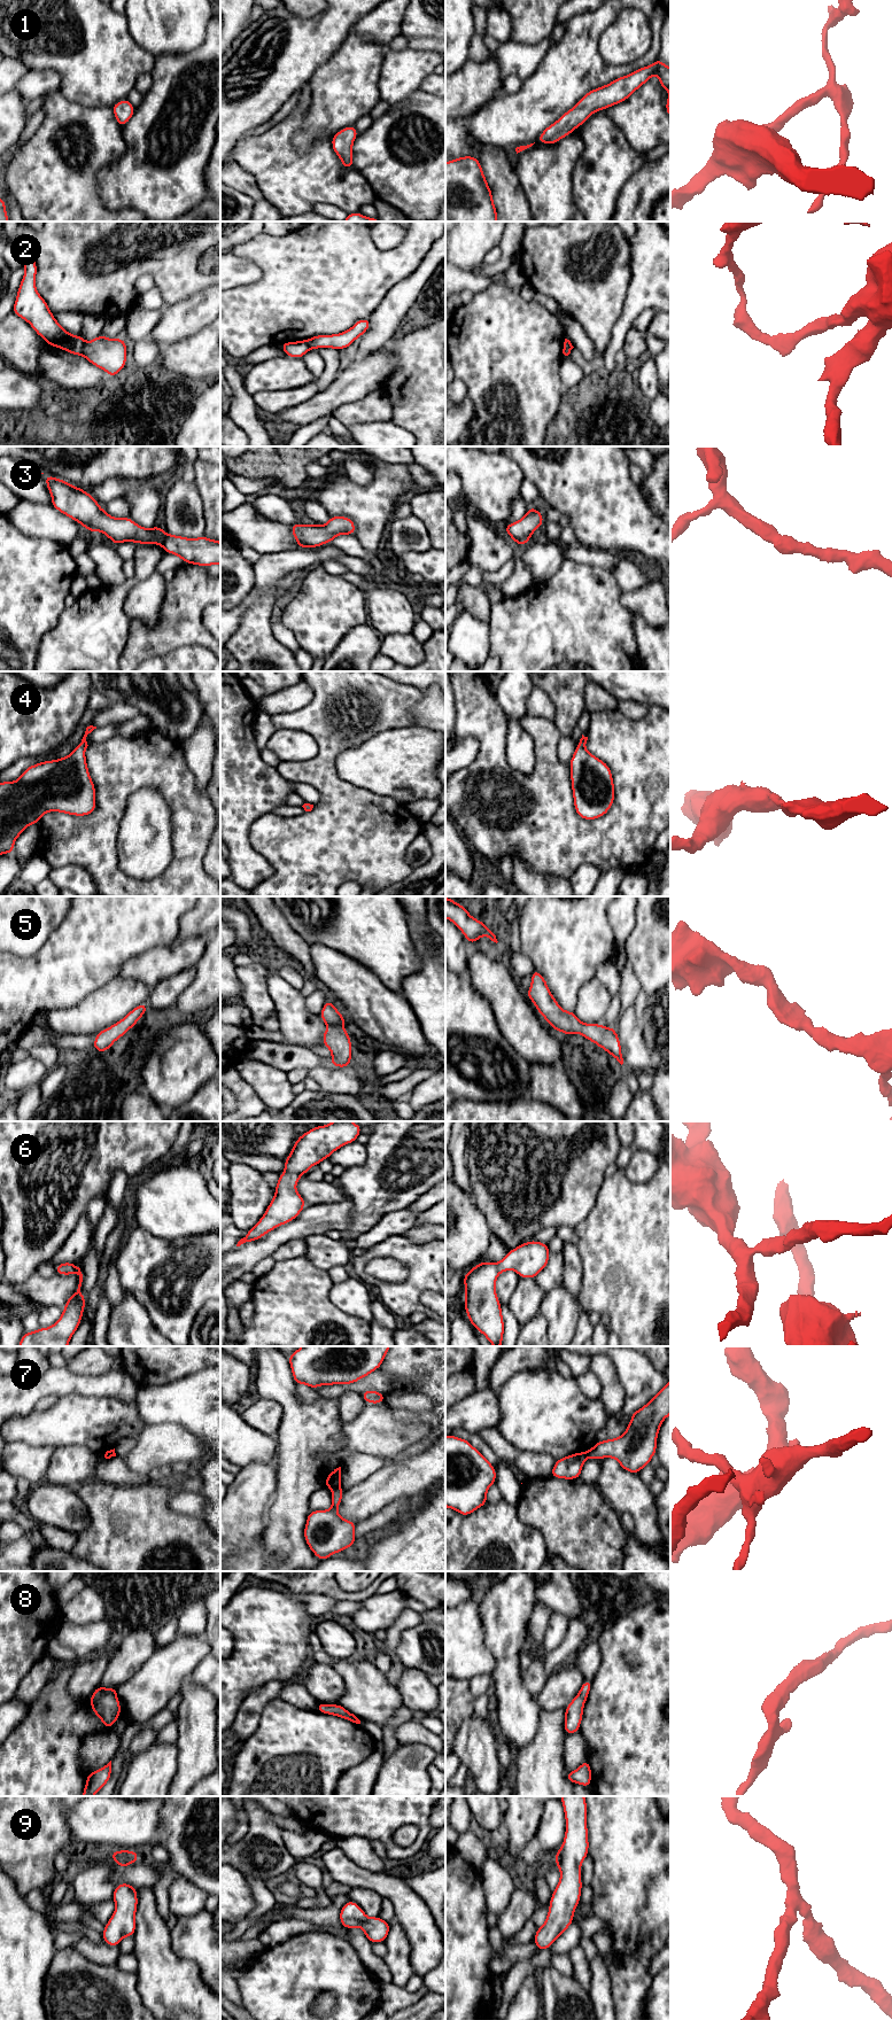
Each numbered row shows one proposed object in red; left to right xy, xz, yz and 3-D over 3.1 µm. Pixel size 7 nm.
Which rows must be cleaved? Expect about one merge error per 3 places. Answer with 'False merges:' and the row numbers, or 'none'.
False merges: 2, 7

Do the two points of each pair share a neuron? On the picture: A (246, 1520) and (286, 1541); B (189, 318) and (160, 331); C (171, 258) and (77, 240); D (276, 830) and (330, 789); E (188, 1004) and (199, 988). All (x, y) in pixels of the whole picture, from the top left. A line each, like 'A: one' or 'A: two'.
A: two
B: one
C: one
D: one
E: one

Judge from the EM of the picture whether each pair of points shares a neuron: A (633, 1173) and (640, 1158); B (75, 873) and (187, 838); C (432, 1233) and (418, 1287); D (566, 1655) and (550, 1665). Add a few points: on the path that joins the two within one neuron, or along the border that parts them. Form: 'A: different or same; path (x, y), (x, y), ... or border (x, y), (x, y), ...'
A: same; path (636, 1170), (640, 1166), (640, 1162)
B: different; border (59, 867), (80, 865), (95, 884)
C: different; border (403, 1235), (417, 1243), (433, 1242)
D: same; path (563, 1655), (553, 1662)

